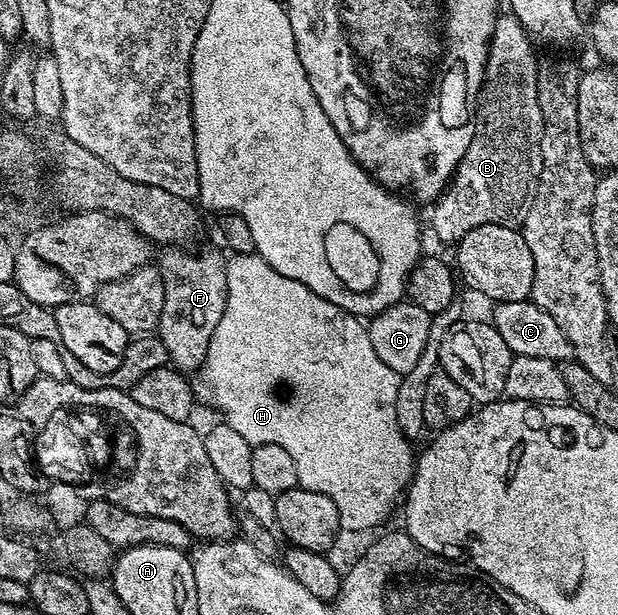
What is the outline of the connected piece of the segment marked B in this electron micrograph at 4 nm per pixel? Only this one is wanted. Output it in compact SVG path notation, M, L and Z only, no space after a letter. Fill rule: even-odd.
M498 16L493 28L493 38L489 41L485 80L481 83L479 100L475 106L471 147L467 147L459 167L453 172L452 181L432 206L433 233L441 241L456 243L463 234L475 227L516 226L525 220L529 205L533 202L533 194L537 191L537 180L541 178L541 128L545 126L537 90L539 57L533 54L532 44L534 42L516 17Z

